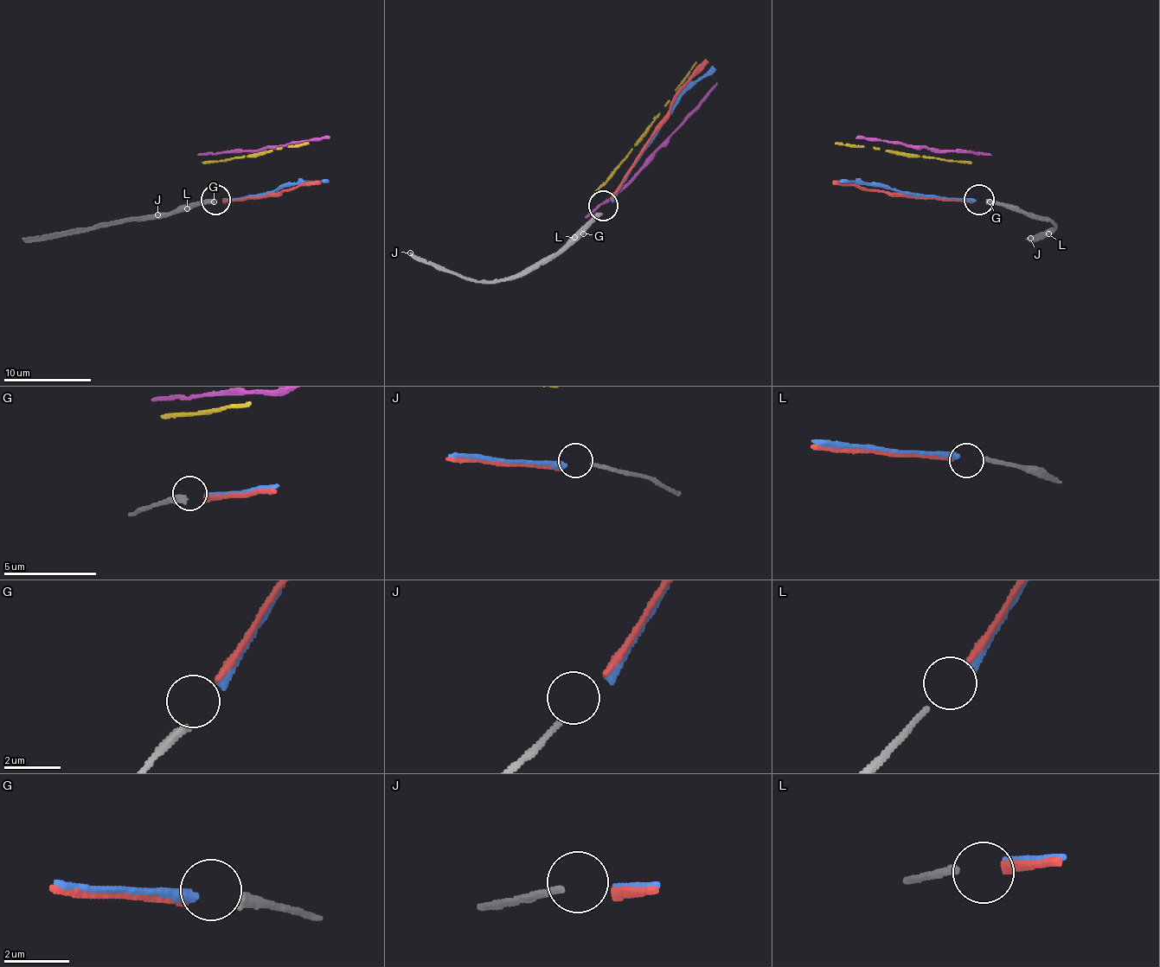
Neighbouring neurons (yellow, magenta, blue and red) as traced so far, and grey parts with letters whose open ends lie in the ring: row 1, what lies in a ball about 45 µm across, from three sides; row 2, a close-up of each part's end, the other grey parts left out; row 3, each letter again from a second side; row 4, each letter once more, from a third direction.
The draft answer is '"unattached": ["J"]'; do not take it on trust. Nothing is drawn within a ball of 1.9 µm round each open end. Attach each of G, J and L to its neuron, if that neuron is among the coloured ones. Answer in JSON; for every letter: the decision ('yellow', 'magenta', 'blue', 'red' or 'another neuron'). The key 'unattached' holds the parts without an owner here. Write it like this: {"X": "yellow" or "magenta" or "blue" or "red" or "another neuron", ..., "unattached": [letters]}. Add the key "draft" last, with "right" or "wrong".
{"G": "blue", "J": "another neuron", "L": "red", "unattached": ["J"], "draft": "right"}

